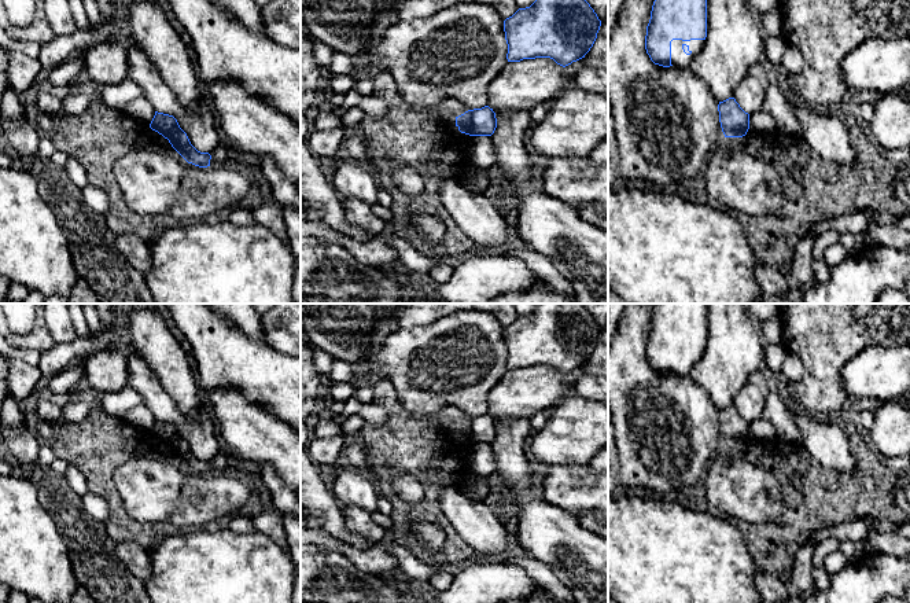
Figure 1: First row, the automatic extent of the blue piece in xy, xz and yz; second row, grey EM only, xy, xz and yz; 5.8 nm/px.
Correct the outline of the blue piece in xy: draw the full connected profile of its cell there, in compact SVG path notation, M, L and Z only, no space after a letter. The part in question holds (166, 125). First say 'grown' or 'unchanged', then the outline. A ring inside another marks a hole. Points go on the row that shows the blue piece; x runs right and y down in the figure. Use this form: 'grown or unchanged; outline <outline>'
unchanged; outline M155 111L150 128L169 140L172 147L188 162L199 168L210 166L211 155L198 151L173 115Z

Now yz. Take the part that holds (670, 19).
grown; outline M655 0L645 49L655 65L689 67L707 37L707 0Z

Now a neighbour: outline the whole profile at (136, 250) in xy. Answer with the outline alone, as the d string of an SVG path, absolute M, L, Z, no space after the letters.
M132 234L115 235L115 246L118 251L143 275L152 268L152 255L150 244Z

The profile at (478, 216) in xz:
M453 177L441 180L439 195L450 220L475 244L498 246L506 242L511 224L497 198L471 192Z

